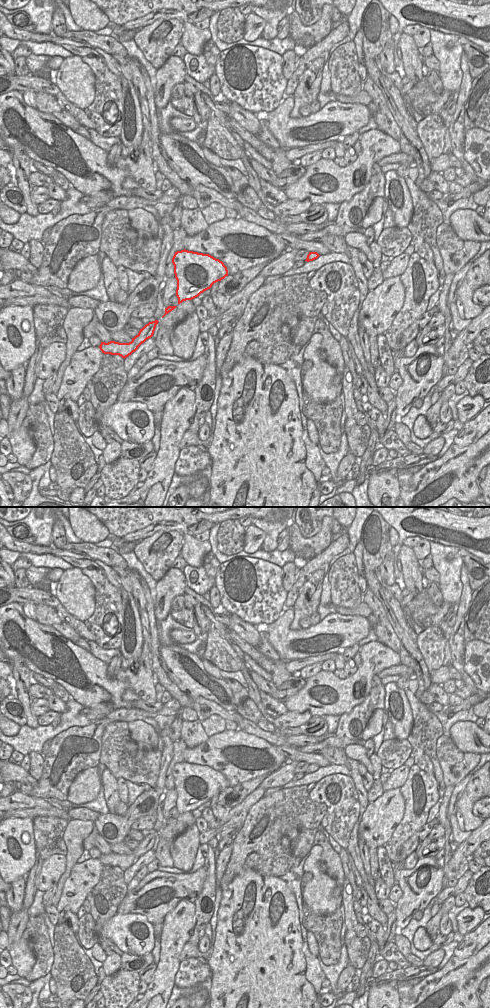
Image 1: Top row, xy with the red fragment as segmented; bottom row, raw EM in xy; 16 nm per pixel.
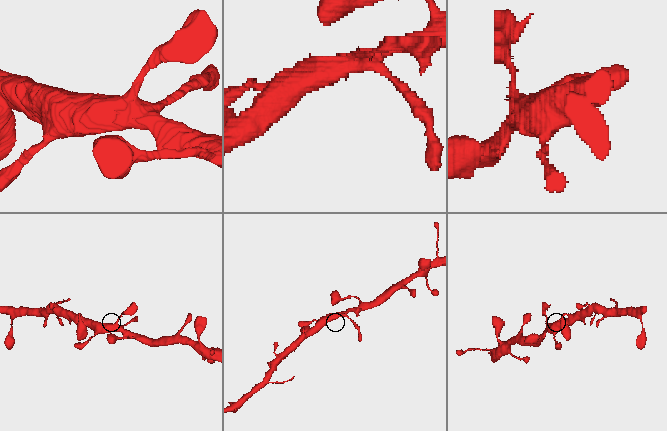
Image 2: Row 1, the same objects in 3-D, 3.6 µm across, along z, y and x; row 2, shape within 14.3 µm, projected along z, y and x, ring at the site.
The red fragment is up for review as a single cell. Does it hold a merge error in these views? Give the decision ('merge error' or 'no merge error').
no merge error

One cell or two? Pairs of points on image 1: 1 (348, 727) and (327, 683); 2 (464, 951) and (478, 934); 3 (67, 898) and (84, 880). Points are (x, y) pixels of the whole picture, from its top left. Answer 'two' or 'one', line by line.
1: two
2: one
3: one

